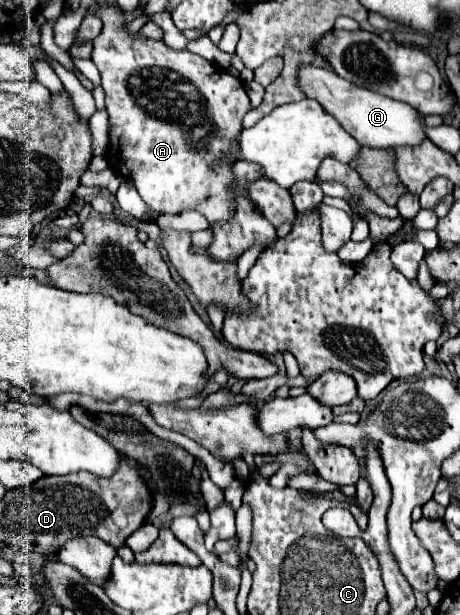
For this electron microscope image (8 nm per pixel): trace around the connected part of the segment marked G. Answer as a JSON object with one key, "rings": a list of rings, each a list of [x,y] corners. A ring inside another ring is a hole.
{"rings":[[[312,64],[298,68],[298,86],[306,94],[306,98],[316,100],[324,106],[342,128],[358,140],[358,144],[372,146],[372,148],[386,148],[392,150],[392,146],[414,146],[424,140],[424,130],[418,122],[416,110],[404,102],[392,100],[384,94],[376,94],[374,90],[364,90],[362,86],[356,86],[344,78],[340,78],[336,72],[328,68],[318,68]]]}

